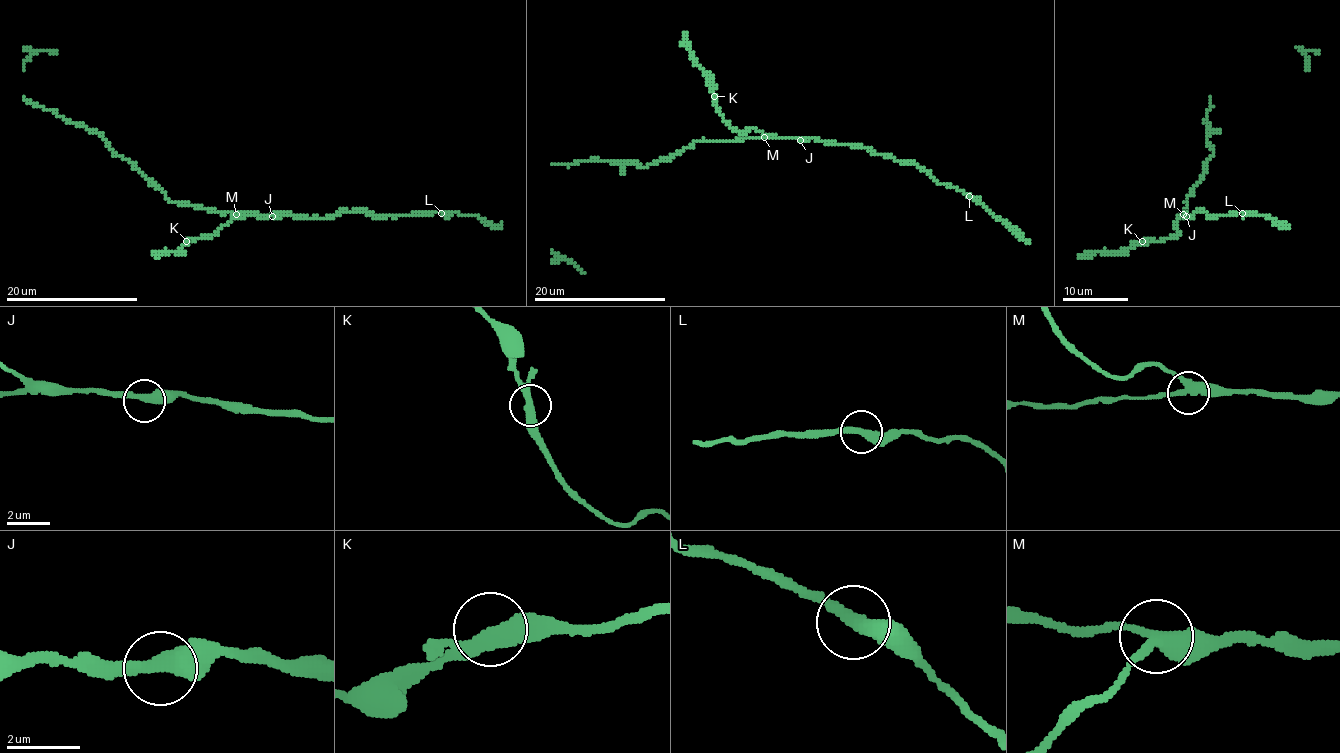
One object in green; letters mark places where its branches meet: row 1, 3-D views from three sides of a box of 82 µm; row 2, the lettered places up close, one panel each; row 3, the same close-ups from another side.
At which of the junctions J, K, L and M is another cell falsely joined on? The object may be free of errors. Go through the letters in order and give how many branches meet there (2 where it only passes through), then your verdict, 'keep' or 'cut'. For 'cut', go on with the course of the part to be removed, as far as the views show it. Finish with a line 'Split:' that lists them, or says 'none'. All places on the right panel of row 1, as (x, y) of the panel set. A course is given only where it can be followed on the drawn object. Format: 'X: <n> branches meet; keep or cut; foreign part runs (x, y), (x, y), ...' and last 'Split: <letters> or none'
J: 2 branches meet; keep
K: 3 branches meet; keep
L: 2 branches meet; keep
M: 3 branches meet; cut
Split: M

